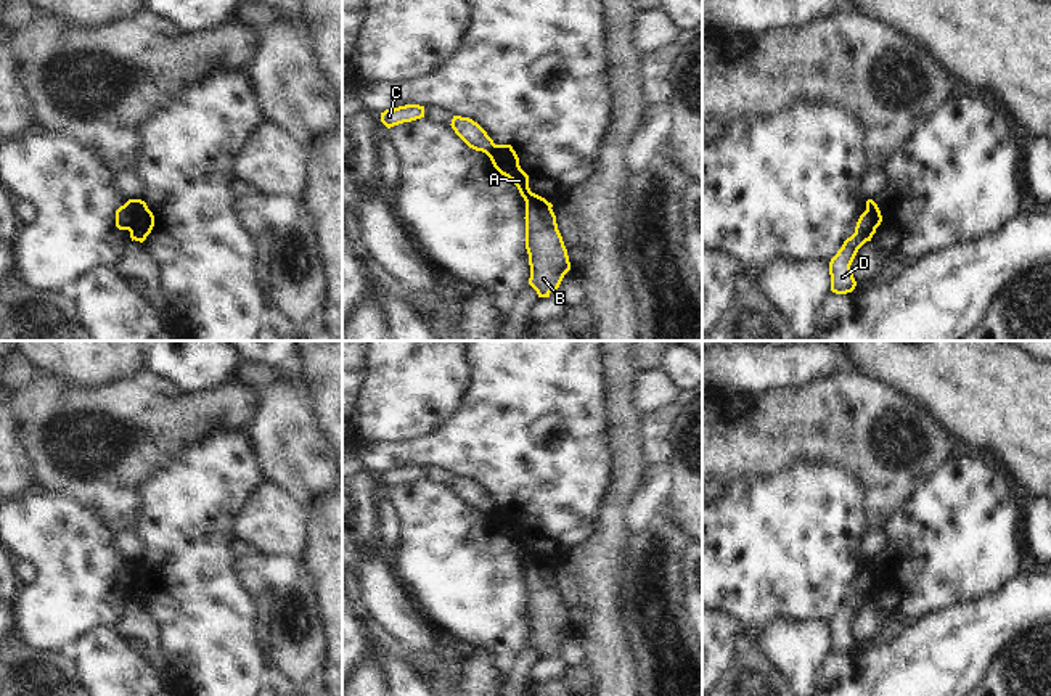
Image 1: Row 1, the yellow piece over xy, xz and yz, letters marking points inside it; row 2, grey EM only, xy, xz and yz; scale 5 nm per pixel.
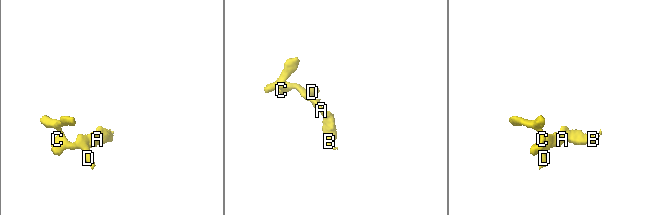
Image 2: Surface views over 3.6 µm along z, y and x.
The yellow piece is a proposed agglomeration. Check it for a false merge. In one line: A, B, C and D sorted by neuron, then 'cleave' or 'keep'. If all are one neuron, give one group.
groups A B / C D; cleave

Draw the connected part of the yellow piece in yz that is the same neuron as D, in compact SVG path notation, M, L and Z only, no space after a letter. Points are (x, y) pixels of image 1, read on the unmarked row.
M865 571L855 587L855 593L847 598L842 608L829 622L829 635L831 635L831 651L836 654L852 653L857 646L853 638L853 632L850 628L858 609L866 603L866 593L871 587L871 577L868 571Z

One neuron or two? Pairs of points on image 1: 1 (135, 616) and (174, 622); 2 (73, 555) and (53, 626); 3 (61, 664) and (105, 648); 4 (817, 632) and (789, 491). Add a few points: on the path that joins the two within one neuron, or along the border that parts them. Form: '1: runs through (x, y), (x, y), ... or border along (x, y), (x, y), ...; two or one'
1: border along (142, 603), (158, 627), (158, 643), (164, 655); two
2: runs through (73, 573), (73, 592), (57, 608); one
3: border along (63, 651), (71, 658), (79, 679); two
4: border along (777, 621), (825, 621), (828, 624); two

